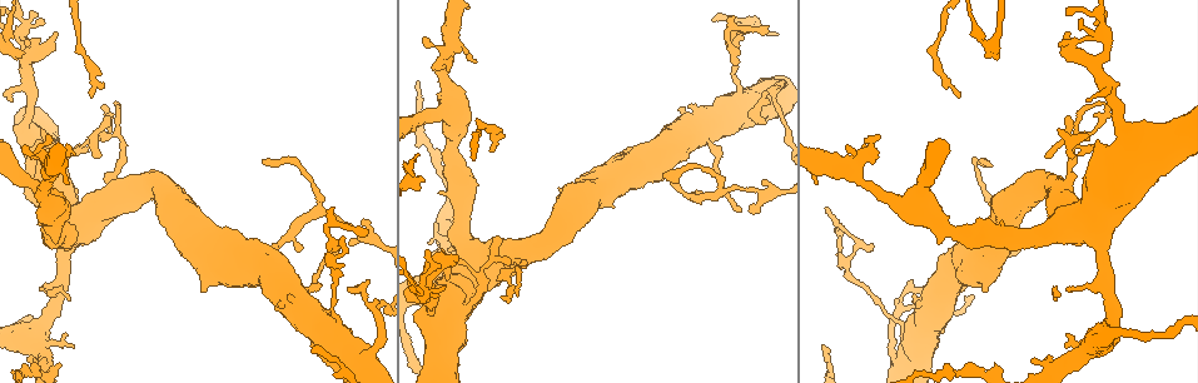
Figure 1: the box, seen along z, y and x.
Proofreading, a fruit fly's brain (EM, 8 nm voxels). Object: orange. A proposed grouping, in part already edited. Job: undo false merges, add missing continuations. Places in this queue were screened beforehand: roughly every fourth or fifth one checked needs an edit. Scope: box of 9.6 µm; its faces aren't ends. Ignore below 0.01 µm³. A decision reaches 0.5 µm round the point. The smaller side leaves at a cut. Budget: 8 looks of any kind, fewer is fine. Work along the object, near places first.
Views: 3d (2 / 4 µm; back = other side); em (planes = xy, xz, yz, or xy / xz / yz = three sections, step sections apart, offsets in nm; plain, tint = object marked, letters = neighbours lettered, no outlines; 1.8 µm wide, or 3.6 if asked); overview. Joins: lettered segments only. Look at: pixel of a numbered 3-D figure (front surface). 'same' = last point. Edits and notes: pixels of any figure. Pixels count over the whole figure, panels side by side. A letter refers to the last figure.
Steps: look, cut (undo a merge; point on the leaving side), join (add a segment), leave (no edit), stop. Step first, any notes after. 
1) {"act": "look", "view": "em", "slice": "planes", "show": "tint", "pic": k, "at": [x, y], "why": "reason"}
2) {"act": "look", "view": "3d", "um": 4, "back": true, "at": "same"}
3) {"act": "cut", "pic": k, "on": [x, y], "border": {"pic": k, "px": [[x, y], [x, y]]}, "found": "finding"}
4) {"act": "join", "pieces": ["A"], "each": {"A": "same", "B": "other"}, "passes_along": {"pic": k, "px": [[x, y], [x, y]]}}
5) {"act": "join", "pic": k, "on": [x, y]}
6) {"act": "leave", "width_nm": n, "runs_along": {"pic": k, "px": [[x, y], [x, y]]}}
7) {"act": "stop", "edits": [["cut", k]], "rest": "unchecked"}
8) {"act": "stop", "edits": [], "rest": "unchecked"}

{"act": "look", "view": "em", "slice": "xz", "step": 8, "show": "tint", "pic": 1, "at": [331, 208], "why": "an open end"}

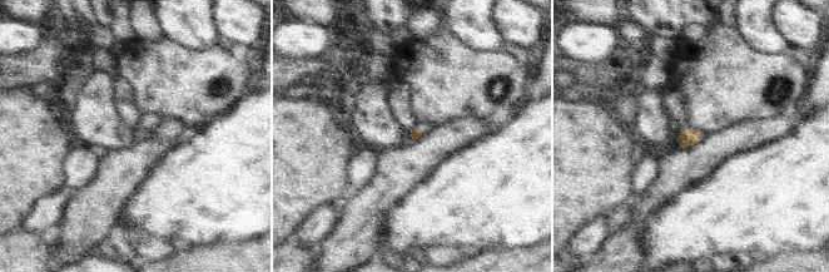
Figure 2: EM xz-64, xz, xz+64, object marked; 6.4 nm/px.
{"act": "look", "view": "em", "slice": "xz", "step": 8, "show": "letters", "at": "same", "why": "what lies round it"}

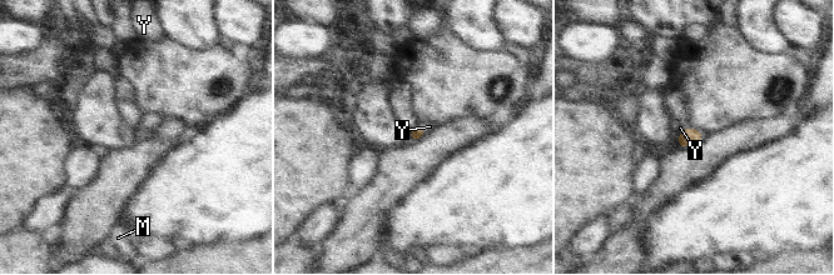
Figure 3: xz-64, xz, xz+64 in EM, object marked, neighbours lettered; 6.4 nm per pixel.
{"act": "join", "pieces": ["Y"], "width_nm": 80, "each": {"M": "other", "Y": "same"}, "passes_along": {"pic": 3, "px": [[417, 131], [421, 126], [430, 126]]}, "found": "it goes on there"}

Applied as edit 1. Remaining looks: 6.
{"act": "look", "view": "overview", "why": "see it whole again"}

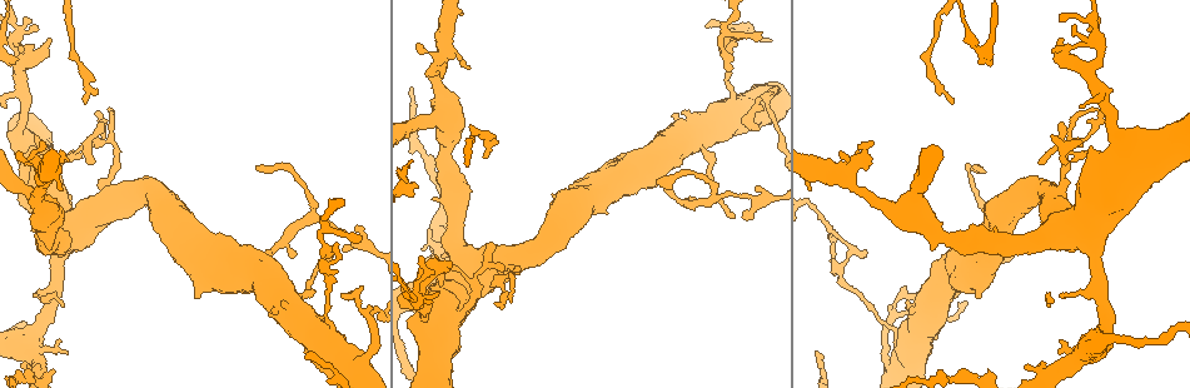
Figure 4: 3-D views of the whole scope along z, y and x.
{"act": "look", "view": "em", "slice": "xy", "step": 8, "show": "letters", "pic": 4, "at": [982, 60], "why": "an open end"}

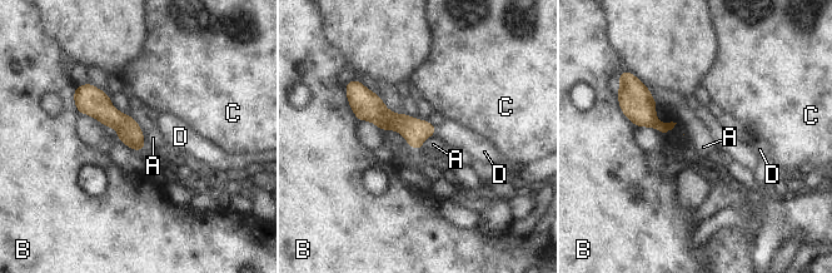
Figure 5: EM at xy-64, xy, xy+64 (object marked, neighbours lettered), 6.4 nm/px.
{"act": "join", "pieces": ["D"], "each": {"A": "other", "B": "other", "C": "other", "D": "same"}, "passes_along": {"pic": 5, "px": [[414, 130], [436, 130], [456, 137]]}, "found": "it goes on there"}

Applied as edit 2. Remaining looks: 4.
{"act": "look", "view": "overview", "why": "see it whole again"}

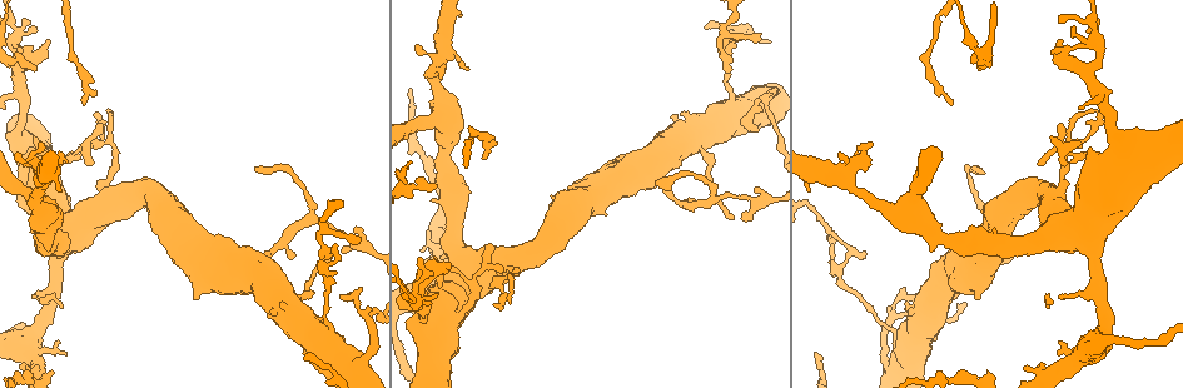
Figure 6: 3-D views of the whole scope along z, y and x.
{"act": "look", "view": "em", "slice": "planes", "show": "letters", "pic": 6, "at": [419, 303], "why": "thick turns thin"}

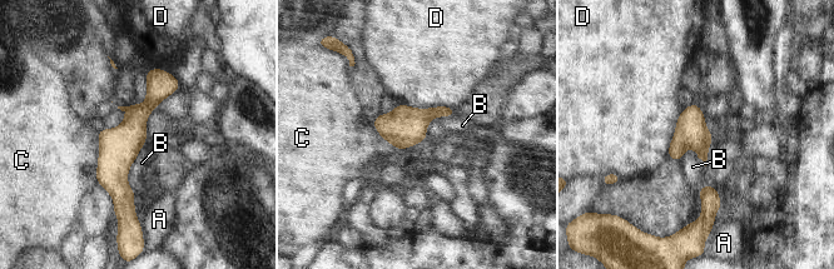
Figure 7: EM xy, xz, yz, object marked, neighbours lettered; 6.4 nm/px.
{"act": "leave", "each": {"A": "other", "B": "other", "C": "other", "D": "other"}, "border": {"pic": 7, "px": [[147, 142], [127, 178], [135, 193]]}, "found": "continuous, no second neuron"}

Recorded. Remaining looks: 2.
{"act": "stop", "edits": [["join", 3], ["join", 5]], "rest": "unchecked"}

